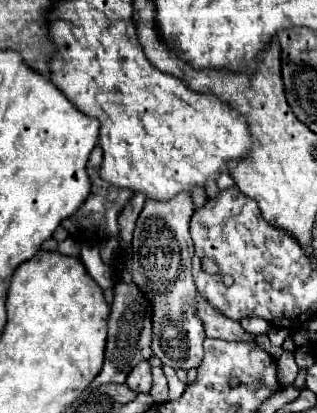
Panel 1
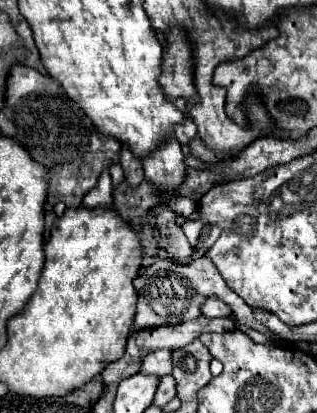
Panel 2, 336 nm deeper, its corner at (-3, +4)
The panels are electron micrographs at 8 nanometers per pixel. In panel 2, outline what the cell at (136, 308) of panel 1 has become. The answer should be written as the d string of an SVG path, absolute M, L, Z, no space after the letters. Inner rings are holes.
M207 256L191 260L189 264L177 264L177 262L167 260L167 258L157 258L157 262L151 268L141 270L141 274L135 280L135 288L139 292L137 314L135 314L135 328L137 330L165 326L165 324L175 326L175 324L195 320L201 316L201 312L199 312L201 300L205 300L209 296L217 296L217 298L225 300L225 304L229 304L229 308L233 310L235 318L239 318L249 328L255 328L255 324L257 324L253 310L231 288L227 288L225 280L221 278L215 264ZM157 312L165 312L165 314L157 314Z

